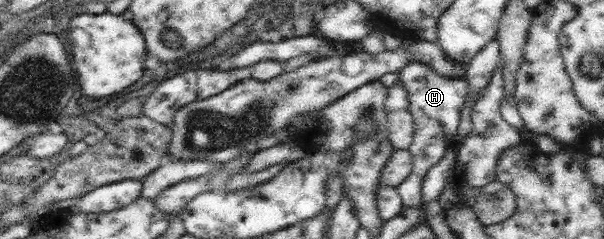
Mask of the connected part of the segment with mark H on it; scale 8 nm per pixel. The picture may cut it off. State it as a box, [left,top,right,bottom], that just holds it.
[396,62,467,209]

